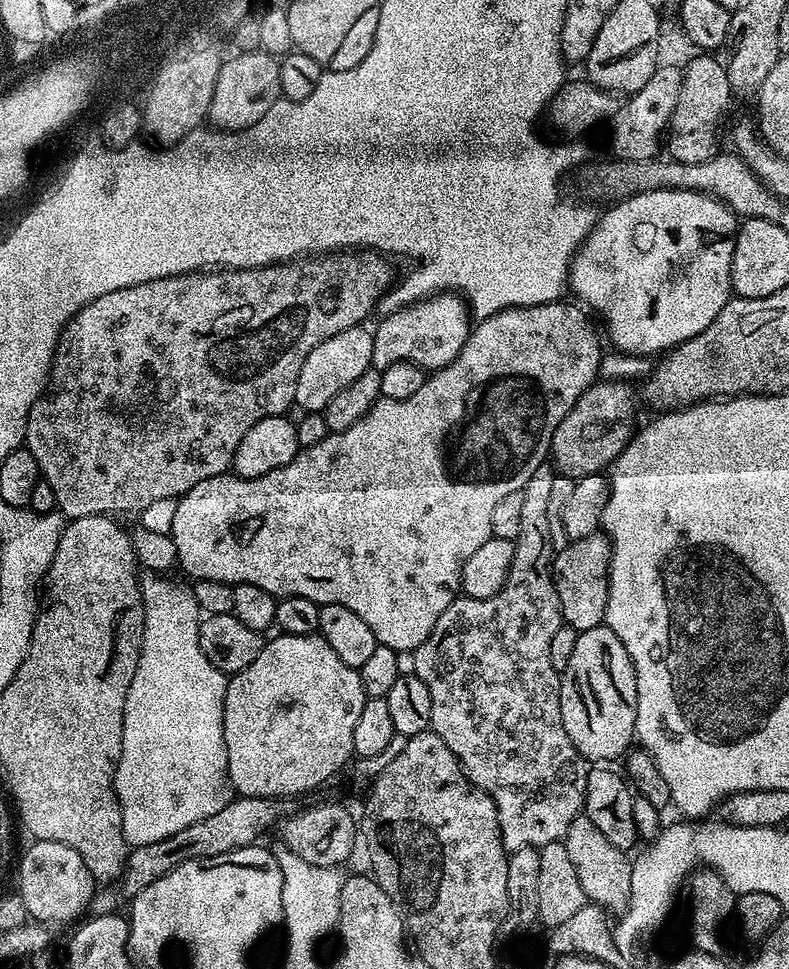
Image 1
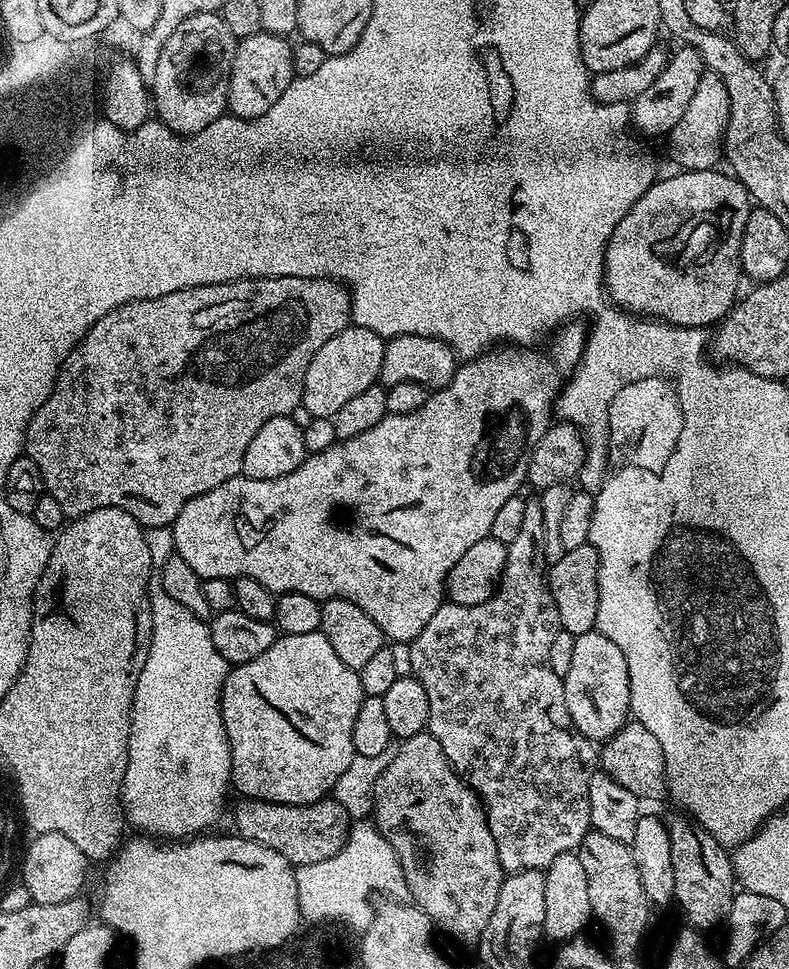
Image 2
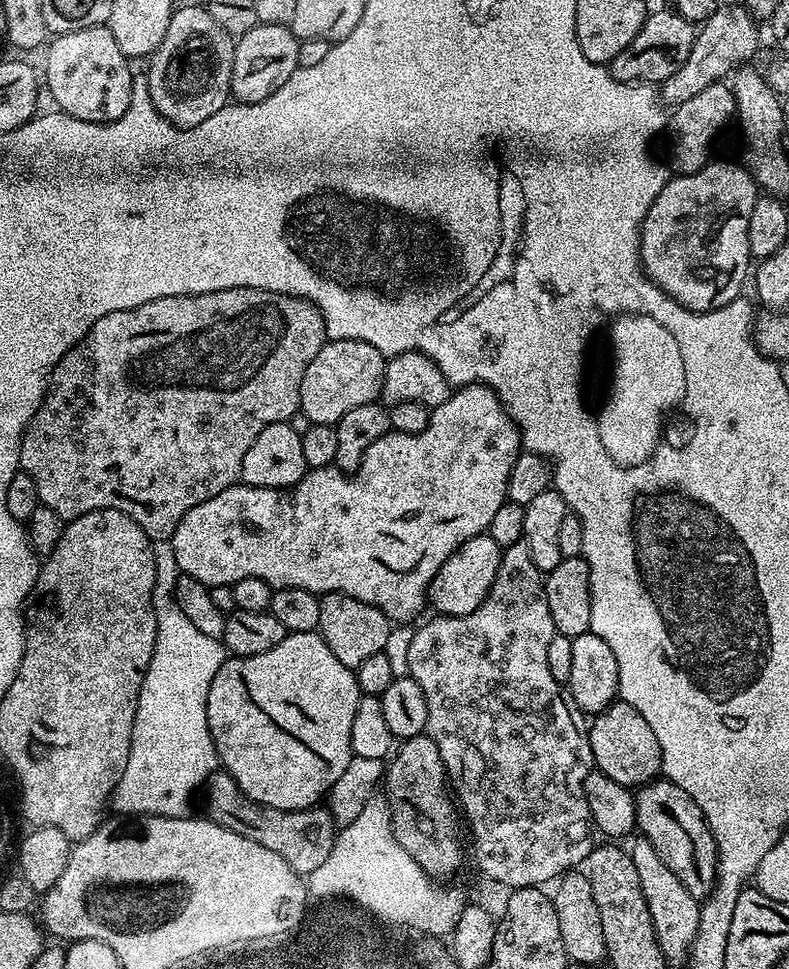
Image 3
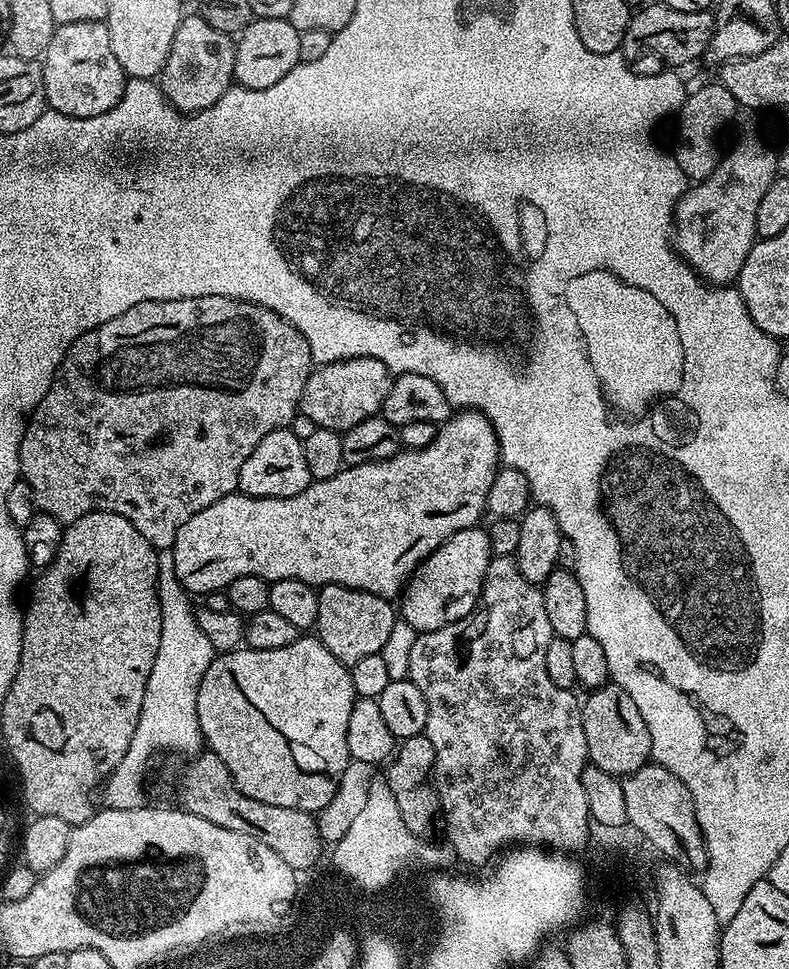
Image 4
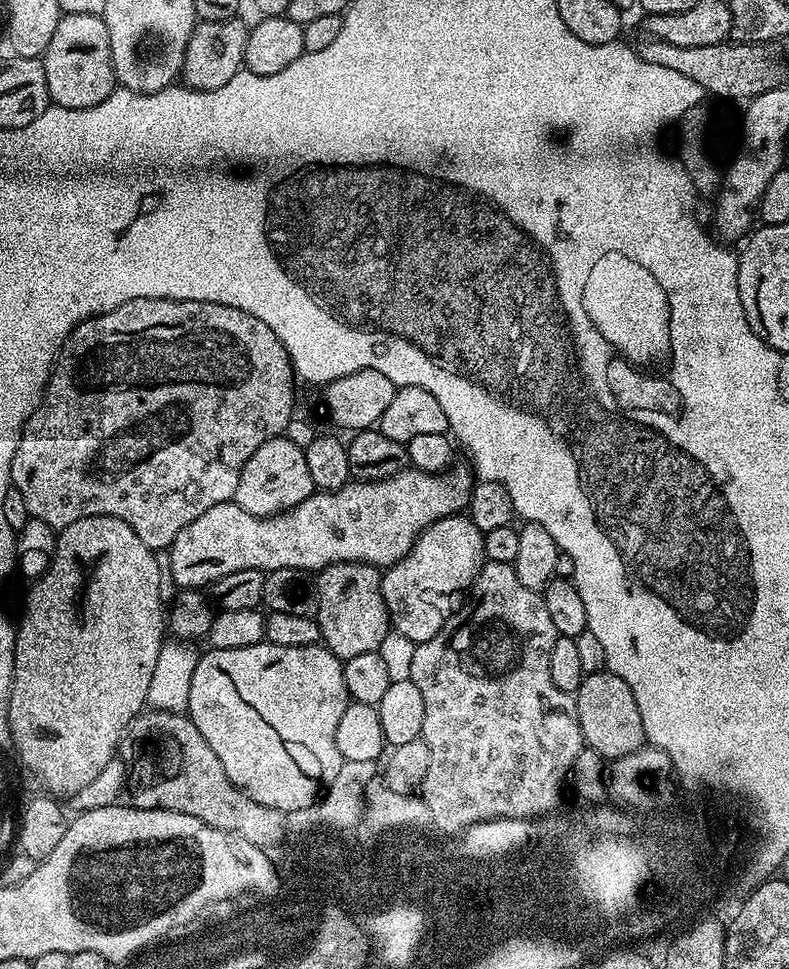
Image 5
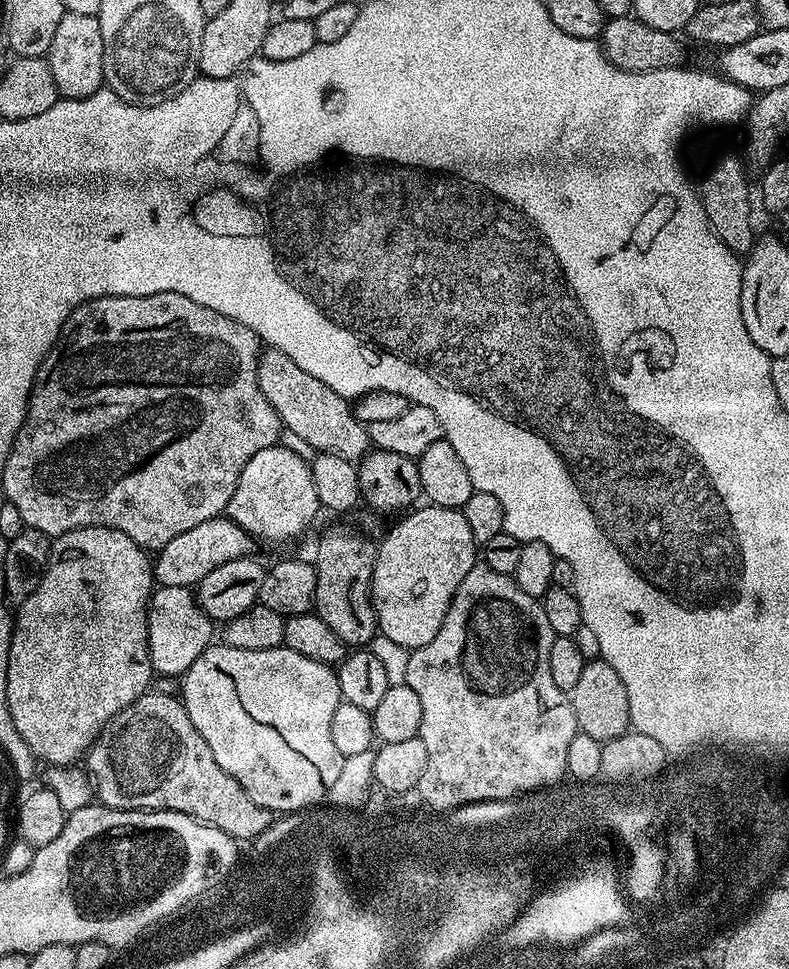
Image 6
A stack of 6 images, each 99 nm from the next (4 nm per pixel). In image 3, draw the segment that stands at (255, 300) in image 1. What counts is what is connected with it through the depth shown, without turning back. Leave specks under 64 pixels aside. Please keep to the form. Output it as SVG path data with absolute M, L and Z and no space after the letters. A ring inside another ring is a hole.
M231 288L230 290L218 290L217 292L203 292L197 296L167 296L166 298L151 300L137 308L118 310L117 312L106 314L106 318L98 318L98 322L94 322L94 326L90 326L90 330L86 335L65 354L62 362L58 362L58 366L52 371L48 381L48 393L44 395L44 402L34 414L34 418L30 418L30 422L24 431L24 437L20 443L20 467L23 472L30 474L30 478L34 478L34 486L38 486L41 505L54 510L54 514L58 514L66 522L77 520L82 514L93 512L99 508L113 508L130 518L134 518L134 522L138 522L138 526L142 526L142 530L154 542L158 540L171 541L176 529L176 523L187 512L194 510L194 506L198 506L198 502L206 502L206 498L214 498L214 494L222 494L222 490L226 490L231 484L240 480L242 458L246 458L246 450L250 450L251 444L254 443L254 438L258 438L258 434L262 434L262 430L266 430L266 426L288 422L291 415L295 411L300 410L300 391L302 390L302 377L306 375L306 366L310 366L310 362L314 362L314 354L318 354L318 350L322 350L322 346L325 343L324 316L317 310L311 300L304 300L301 296L287 296L277 292L267 292L257 288Z

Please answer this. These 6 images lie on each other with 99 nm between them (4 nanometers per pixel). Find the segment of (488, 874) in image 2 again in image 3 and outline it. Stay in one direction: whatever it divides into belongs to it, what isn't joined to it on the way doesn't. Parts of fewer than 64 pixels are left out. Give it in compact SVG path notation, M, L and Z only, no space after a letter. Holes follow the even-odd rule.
M427 734L412 736L395 749L386 768L386 799L392 807L392 833L402 850L433 878L454 875L464 856L466 860L466 840L460 837L462 816L450 791L442 754Z

